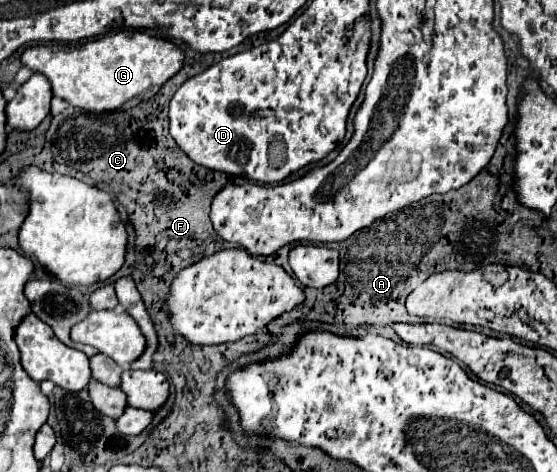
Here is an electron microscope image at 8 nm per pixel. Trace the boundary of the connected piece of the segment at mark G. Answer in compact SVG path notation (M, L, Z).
M128 29L118 31L114 35L94 39L94 41L88 41L88 43L82 43L82 45L36 45L36 47L28 47L20 57L22 65L48 77L48 81L52 83L54 95L62 97L72 107L80 107L80 109L86 109L92 113L118 111L118 109L130 107L138 101L152 99L160 91L160 87L184 67L184 59L186 59L184 51L176 43L172 43L170 39L160 39L160 37L152 37L148 33L142 33L142 31L128 31Z

